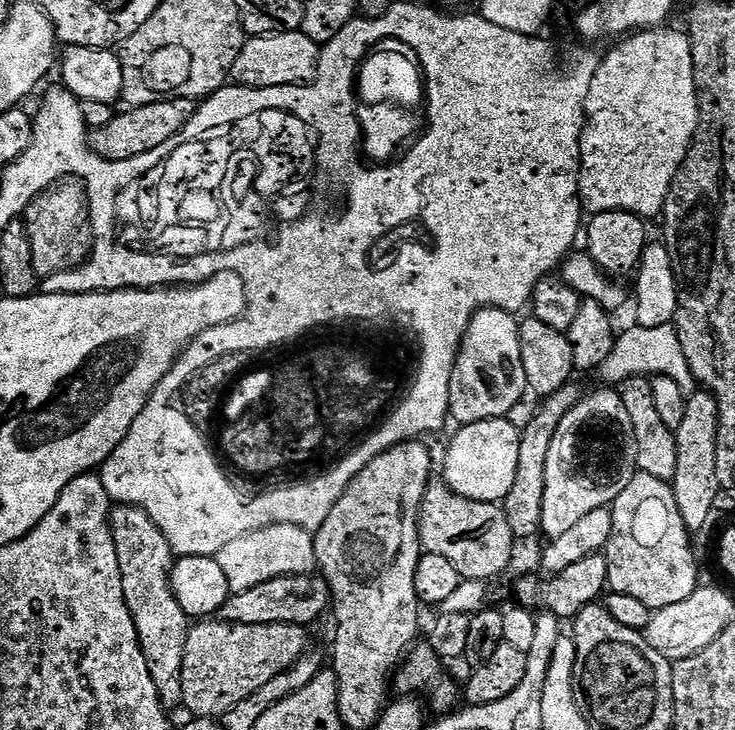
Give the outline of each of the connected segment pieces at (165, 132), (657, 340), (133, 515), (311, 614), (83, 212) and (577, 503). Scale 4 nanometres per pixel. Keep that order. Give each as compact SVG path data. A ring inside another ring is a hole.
M181 94L170 100L150 102L146 106L124 110L128 112L117 111L112 120L106 122L106 126L91 129L92 151L97 152L104 160L128 159L147 154L178 134L195 113L197 105L197 101L188 100Z
M671 323L650 329L630 326L625 332L621 331L616 337L616 345L610 358L606 358L606 362L598 370L598 376L608 386L623 385L625 381L635 377L665 376L678 382L678 390L682 390L685 398L698 391L694 374L686 362L686 354L682 354L682 342L678 342L678 334Z
M113 507L110 512L110 523L112 525L112 537L114 538L114 550L118 554L118 566L122 570L124 601L132 615L142 654L148 660L148 670L152 675L156 693L160 695L160 703L164 705L165 709L172 710L175 704L181 703L182 654L186 650L186 638L190 627L190 617L178 606L168 581L168 573L172 571L174 563L174 553L162 532L154 526L154 522L144 513L143 508Z
M319 574L280 576L270 578L261 585L229 595L218 613L225 624L242 626L266 626L267 624L298 624L312 626L323 612L330 608L328 584Z
M65 178L59 184L51 184L30 202L22 217L24 229L30 240L30 254L37 277L56 276L63 268L76 264L80 256L75 252L80 235L85 235L88 219L88 194L75 178Z
M608 386L601 389L601 392L589 391L578 402L578 406L574 406L574 410L570 410L570 414L566 414L562 422L558 422L554 442L550 442L550 451L546 453L540 532L546 534L548 540L558 538L558 534L567 534L583 516L590 514L590 510L609 507L616 501L618 494L622 494L622 490L630 486L638 471L635 438L621 393Z

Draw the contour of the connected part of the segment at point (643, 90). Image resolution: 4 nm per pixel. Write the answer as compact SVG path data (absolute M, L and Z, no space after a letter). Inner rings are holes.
M671 28L645 29L633 33L621 39L608 54L601 59L598 72L590 84L590 91L586 94L586 106L584 107L583 132L580 135L580 172L579 172L579 196L581 209L588 214L596 215L606 212L634 213L645 220L659 217L663 213L664 202L668 197L673 178L681 168L685 156L692 144L693 134L697 130L697 90L693 86L693 54L687 35L683 32L674 32Z

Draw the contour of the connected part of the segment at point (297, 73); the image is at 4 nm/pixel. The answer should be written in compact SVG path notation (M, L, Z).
M302 30L253 36L245 39L244 49L232 67L231 79L245 88L306 85L316 77L319 54L318 45Z

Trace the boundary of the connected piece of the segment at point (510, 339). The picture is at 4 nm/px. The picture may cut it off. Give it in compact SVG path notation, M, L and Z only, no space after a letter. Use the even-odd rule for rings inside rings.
M482 308L479 312L475 312L472 315L472 321L470 326L466 330L466 334L460 340L460 352L456 355L456 365L454 365L452 373L450 374L450 386L449 386L449 402L448 402L448 414L457 425L463 426L466 424L473 424L474 422L482 422L483 420L493 420L499 416L507 417L508 411L519 402L523 396L526 396L526 389L528 383L526 382L526 370L522 370L520 365L520 324L517 317L510 312L503 312L500 308Z

